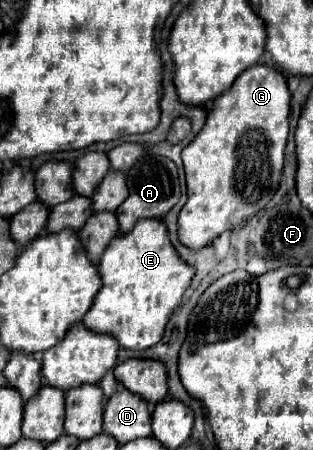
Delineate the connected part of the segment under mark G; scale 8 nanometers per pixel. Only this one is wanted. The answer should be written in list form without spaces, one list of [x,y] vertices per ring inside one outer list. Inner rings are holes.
[[[255,64],[241,72],[233,86],[215,98],[203,130],[183,150],[187,204],[179,214],[181,244],[197,250],[227,228],[257,214],[277,192],[289,134],[291,90],[275,66]]]

